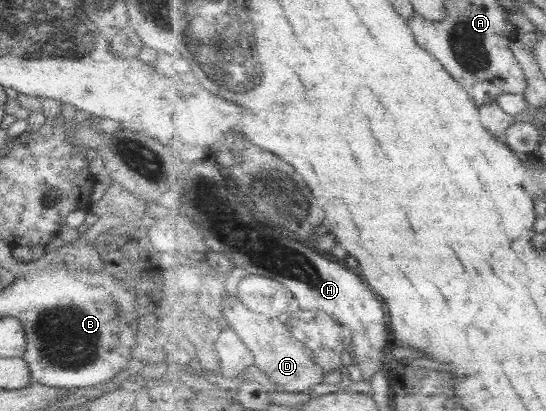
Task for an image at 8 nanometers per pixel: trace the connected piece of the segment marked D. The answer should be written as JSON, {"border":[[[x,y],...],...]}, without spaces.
{"border":[[[226,294],[226,302],[236,302],[236,304],[226,304],[224,314],[248,349],[256,354],[255,366],[263,372],[262,379],[268,379],[274,383],[278,390],[304,394],[310,388],[324,383],[326,371],[316,364],[312,350],[308,350],[308,346],[304,346],[292,335],[286,322],[282,323],[278,317],[268,315],[260,315],[256,320],[256,314],[245,304],[240,304],[238,298],[230,298],[230,294]]]}

